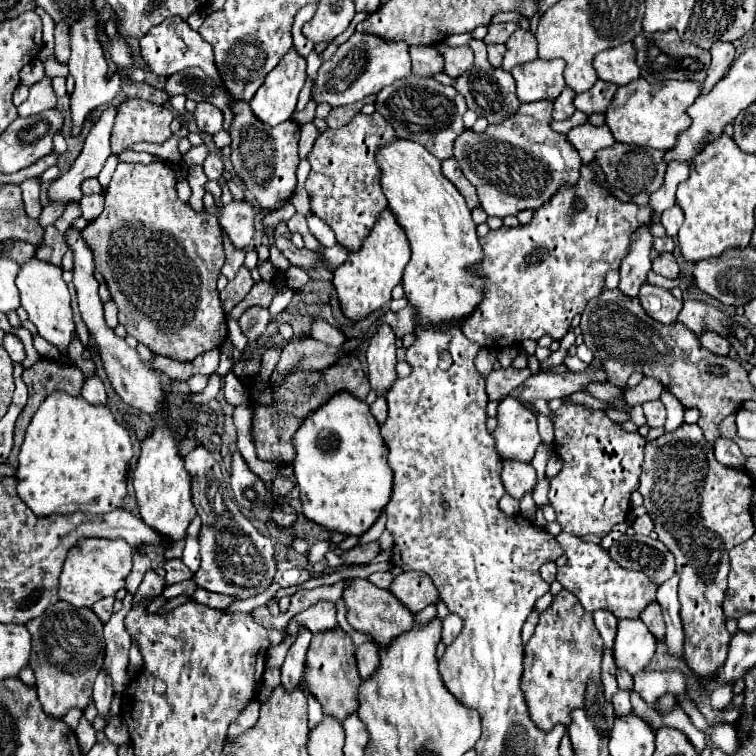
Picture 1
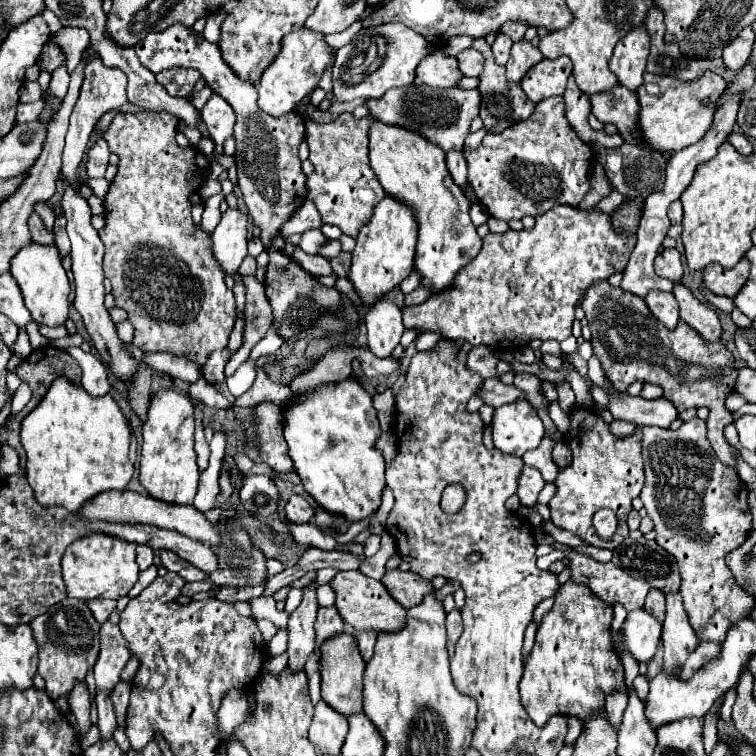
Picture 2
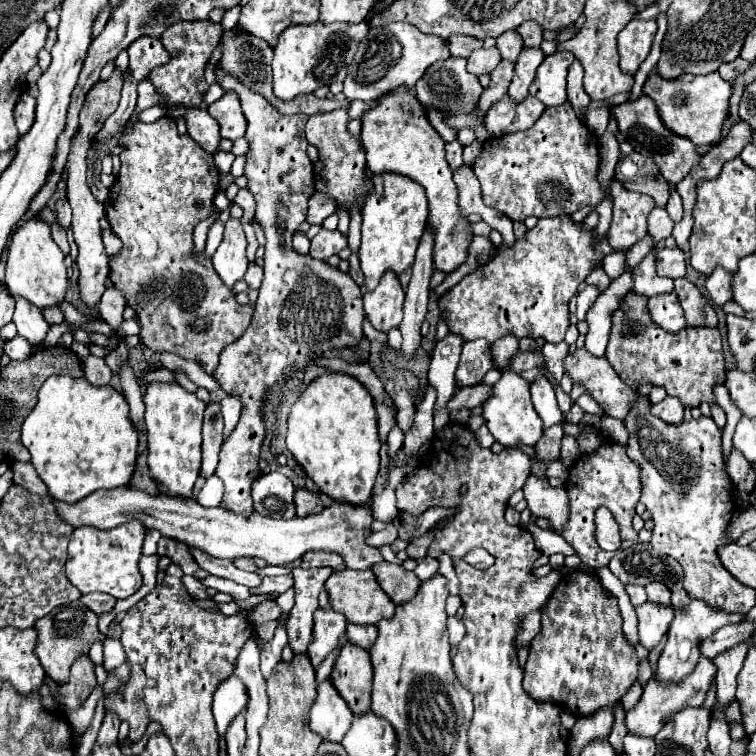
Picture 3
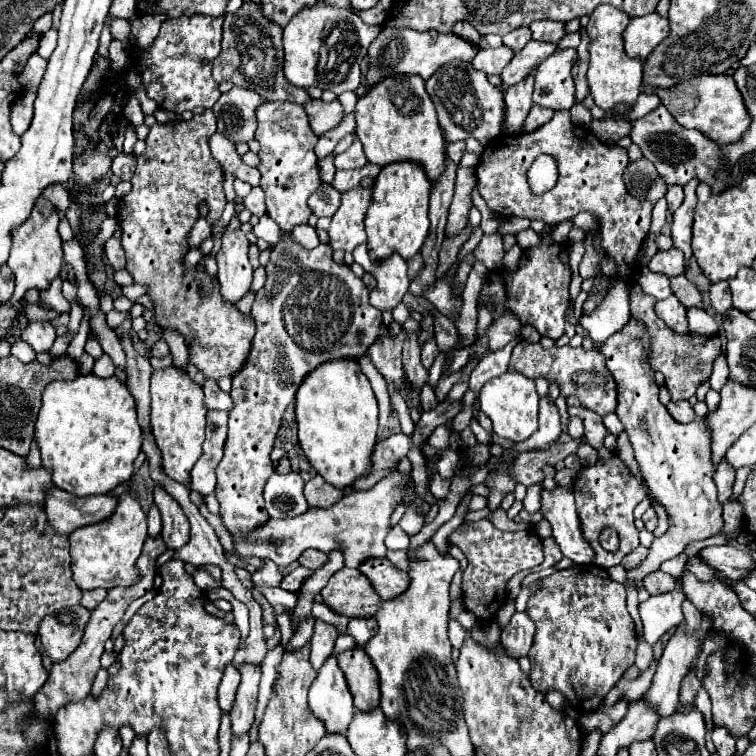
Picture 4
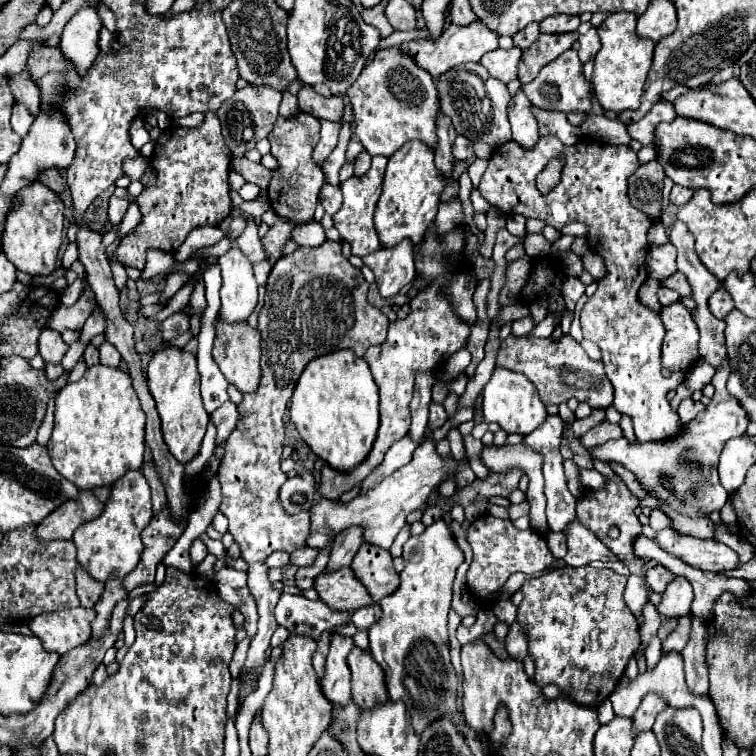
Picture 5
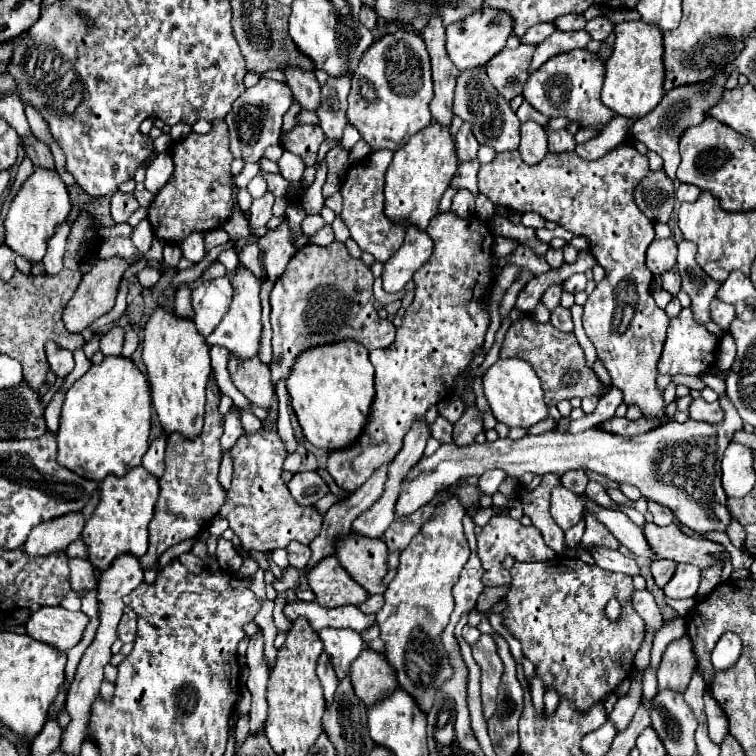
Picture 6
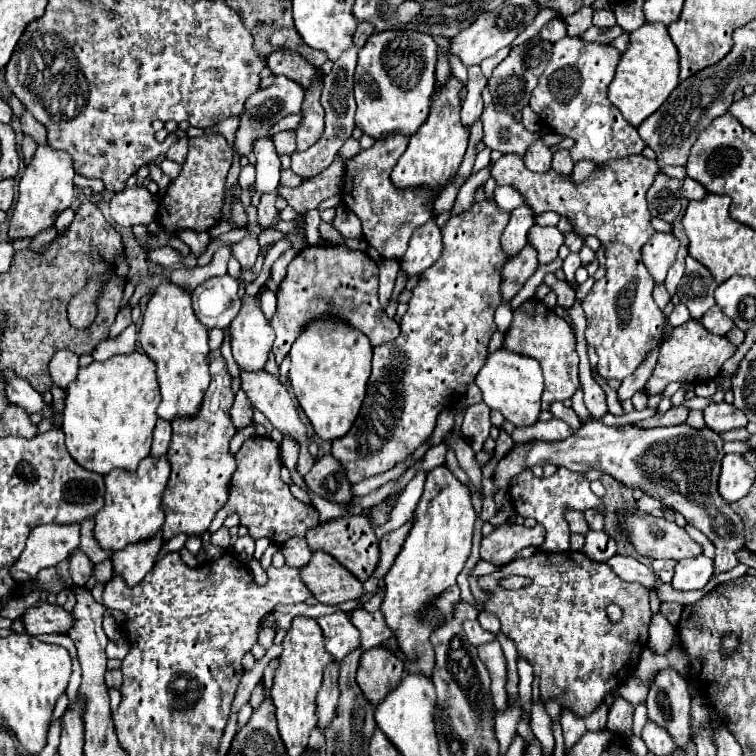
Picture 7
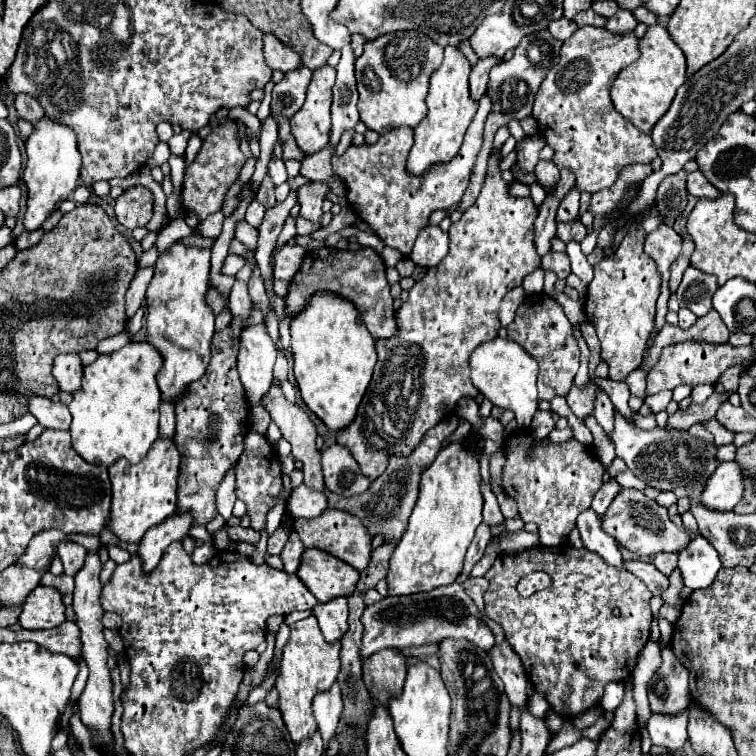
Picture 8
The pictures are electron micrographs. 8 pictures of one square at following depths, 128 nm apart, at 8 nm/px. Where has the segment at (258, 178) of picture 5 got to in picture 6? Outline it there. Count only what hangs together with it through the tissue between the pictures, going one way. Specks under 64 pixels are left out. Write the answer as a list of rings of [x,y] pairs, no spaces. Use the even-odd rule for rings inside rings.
[[[266,174],[266,180],[268,180],[268,190],[270,190],[274,196],[280,196],[280,198],[286,196],[288,184],[286,184],[286,180],[284,180],[282,176],[278,176],[278,174]]]

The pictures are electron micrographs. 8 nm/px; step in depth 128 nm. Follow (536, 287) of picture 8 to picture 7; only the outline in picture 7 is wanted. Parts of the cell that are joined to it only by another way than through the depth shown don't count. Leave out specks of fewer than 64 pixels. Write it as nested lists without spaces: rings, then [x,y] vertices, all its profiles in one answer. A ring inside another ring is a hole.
[[[560,150],[560,152],[554,154],[554,160],[552,160],[552,170],[554,172],[558,172],[560,176],[570,176],[572,168],[574,168],[574,164],[568,156],[568,150]],[[528,242],[508,264],[504,266],[504,288],[502,288],[502,300],[512,300],[518,290],[526,284],[526,280],[536,272],[538,268],[538,252]]]

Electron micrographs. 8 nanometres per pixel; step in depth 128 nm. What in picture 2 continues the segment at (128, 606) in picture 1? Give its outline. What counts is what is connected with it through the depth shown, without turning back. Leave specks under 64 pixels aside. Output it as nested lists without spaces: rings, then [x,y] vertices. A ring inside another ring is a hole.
[[[151,565],[145,571],[140,572],[138,582],[134,585],[134,588],[128,593],[130,599],[138,596],[142,590],[144,590],[158,575],[158,568],[156,565]],[[104,622],[100,628],[100,656],[94,666],[96,676],[96,692],[112,690],[118,680],[124,664],[128,662],[130,652],[126,648],[126,640],[122,638],[118,626]]]

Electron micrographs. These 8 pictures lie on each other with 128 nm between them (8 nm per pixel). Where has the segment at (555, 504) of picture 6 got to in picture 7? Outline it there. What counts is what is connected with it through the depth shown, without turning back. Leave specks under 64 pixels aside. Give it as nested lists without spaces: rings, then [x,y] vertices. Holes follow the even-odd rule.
[[[572,510],[572,512],[568,512],[566,514],[566,518],[568,518],[568,524],[570,524],[570,530],[572,532],[578,532],[578,534],[588,534],[592,528],[588,526],[588,522],[586,522],[586,518],[584,518],[584,512],[578,512],[578,510]]]

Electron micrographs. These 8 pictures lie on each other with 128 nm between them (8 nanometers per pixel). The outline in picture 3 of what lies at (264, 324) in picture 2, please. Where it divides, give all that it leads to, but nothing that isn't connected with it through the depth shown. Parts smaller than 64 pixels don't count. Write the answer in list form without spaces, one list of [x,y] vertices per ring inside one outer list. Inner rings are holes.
[[[250,262],[248,272],[246,272],[246,278],[244,278],[250,284],[250,288],[260,288],[262,278],[264,278],[264,270],[256,262]]]

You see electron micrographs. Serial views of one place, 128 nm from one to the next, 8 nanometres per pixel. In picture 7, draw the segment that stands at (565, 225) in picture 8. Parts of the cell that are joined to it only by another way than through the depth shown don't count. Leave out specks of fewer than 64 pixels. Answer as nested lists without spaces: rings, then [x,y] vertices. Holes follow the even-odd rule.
[[[564,232],[564,244],[570,248],[570,252],[578,252],[584,246],[584,240],[576,232]]]

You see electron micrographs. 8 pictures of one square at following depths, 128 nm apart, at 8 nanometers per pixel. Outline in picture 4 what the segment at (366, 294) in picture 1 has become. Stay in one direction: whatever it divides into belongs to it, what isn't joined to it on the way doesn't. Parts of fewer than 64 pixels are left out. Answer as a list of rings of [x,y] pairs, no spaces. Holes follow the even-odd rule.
[[[392,162],[388,166],[384,166],[378,174],[378,178],[374,180],[374,194],[372,194],[372,206],[368,208],[368,216],[364,220],[366,224],[366,234],[368,234],[368,252],[372,258],[386,258],[392,252],[398,252],[400,256],[404,256],[406,260],[412,258],[424,244],[426,236],[428,236],[428,228],[430,228],[430,218],[428,218],[428,200],[430,200],[430,192],[428,188],[432,188],[428,174],[424,170],[424,166],[420,166],[418,162]]]

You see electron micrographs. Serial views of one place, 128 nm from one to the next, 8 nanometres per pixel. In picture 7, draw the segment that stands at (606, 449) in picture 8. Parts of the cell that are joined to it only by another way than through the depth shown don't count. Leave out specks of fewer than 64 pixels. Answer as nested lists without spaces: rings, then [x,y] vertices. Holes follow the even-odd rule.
[[[580,386],[578,390],[579,391],[576,391],[571,398],[572,399],[571,407],[578,415],[580,421],[582,423],[586,423],[590,420],[590,413],[584,404],[582,387]]]

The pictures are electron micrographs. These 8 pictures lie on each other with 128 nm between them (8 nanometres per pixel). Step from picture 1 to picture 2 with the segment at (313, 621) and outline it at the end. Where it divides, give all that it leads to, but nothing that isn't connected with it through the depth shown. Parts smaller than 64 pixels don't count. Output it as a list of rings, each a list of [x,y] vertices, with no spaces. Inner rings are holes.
[[[334,606],[328,608],[320,608],[318,610],[318,618],[316,618],[316,658],[320,658],[320,648],[322,644],[344,632],[344,620],[340,618],[338,610]],[[278,630],[276,635],[267,642],[266,646],[271,657],[283,654],[287,650],[288,631]]]

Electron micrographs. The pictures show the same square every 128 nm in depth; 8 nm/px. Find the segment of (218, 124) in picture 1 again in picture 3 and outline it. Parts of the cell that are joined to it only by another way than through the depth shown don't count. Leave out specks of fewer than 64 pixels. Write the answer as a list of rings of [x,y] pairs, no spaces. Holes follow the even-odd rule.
[[[226,92],[220,100],[208,106],[208,114],[220,124],[222,138],[238,140],[246,134],[246,116],[240,106],[240,98],[236,92]],[[218,151],[214,155],[214,163],[216,164],[220,174],[229,173],[234,160],[235,155],[231,152]]]

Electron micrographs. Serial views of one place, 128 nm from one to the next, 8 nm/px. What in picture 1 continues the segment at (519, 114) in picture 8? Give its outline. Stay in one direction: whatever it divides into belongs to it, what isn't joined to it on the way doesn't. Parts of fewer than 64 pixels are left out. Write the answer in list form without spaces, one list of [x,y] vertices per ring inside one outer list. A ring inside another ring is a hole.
[[[438,44],[436,46],[444,60],[446,60],[446,74],[448,76],[462,76],[464,72],[468,72],[472,66],[474,66],[474,56],[472,56],[472,50],[468,46],[458,46],[458,48],[450,48],[448,44]]]

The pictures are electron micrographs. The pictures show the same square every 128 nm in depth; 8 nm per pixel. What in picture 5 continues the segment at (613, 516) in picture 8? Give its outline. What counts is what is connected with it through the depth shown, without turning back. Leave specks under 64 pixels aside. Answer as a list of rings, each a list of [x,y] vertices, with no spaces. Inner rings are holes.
[[[664,528],[658,532],[656,542],[662,550],[698,570],[722,572],[738,566],[738,554],[718,540],[700,540],[680,534],[674,528]]]

